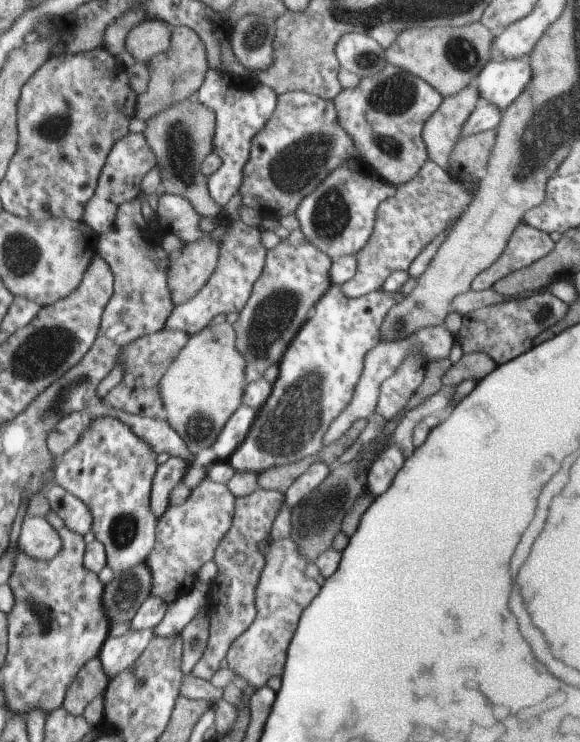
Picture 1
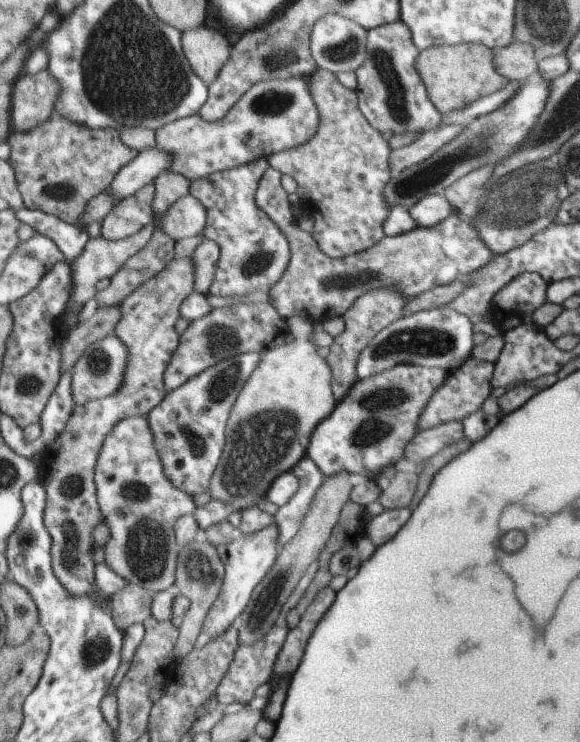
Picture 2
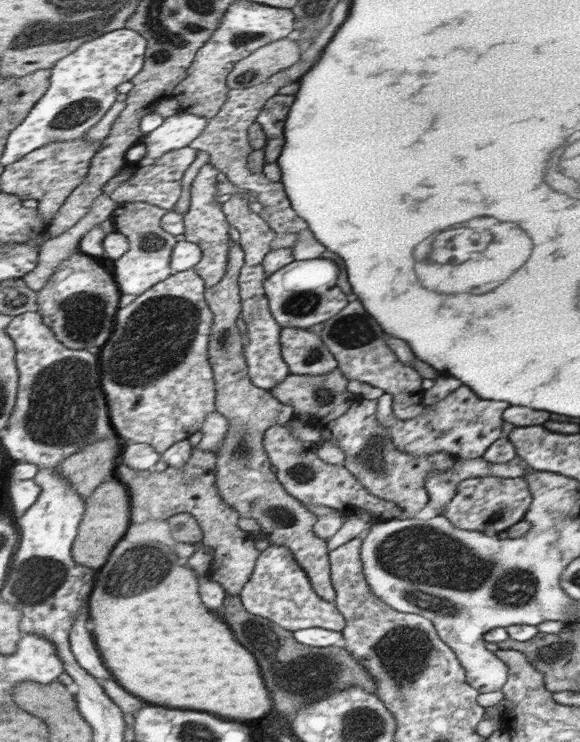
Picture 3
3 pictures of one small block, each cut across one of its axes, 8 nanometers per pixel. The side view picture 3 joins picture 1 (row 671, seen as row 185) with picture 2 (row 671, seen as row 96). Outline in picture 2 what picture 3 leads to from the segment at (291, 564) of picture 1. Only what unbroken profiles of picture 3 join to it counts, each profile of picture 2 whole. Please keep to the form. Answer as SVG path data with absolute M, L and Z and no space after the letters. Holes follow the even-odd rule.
M317 560L305 570L305 574L301 576L301 580L295 584L295 590L293 590L293 592L289 594L289 598L285 600L285 604L283 604L283 608L281 608L275 624L267 630L267 634L265 634L261 640L249 644L247 648L245 648L243 644L239 644L239 648L237 648L237 652L235 652L235 660L231 660L231 668L229 668L223 684L219 684L219 690L215 692L215 700L217 700L217 706L219 706L219 708L227 708L227 704L231 704L231 702L239 702L239 704L247 704L247 706L249 706L249 702L251 702L253 696L255 696L255 690L257 690L259 686L263 686L263 684L269 682L273 664L275 664L275 660L277 660L277 654L279 654L279 650L281 650L281 646L283 646L283 642L285 642L285 638L287 638L287 634L289 634L287 614L289 614L289 610L293 610L293 606L297 606L297 602L301 600L301 596L305 594L305 590L309 588L309 584L311 584L311 580L313 580L315 576L317 576Z

